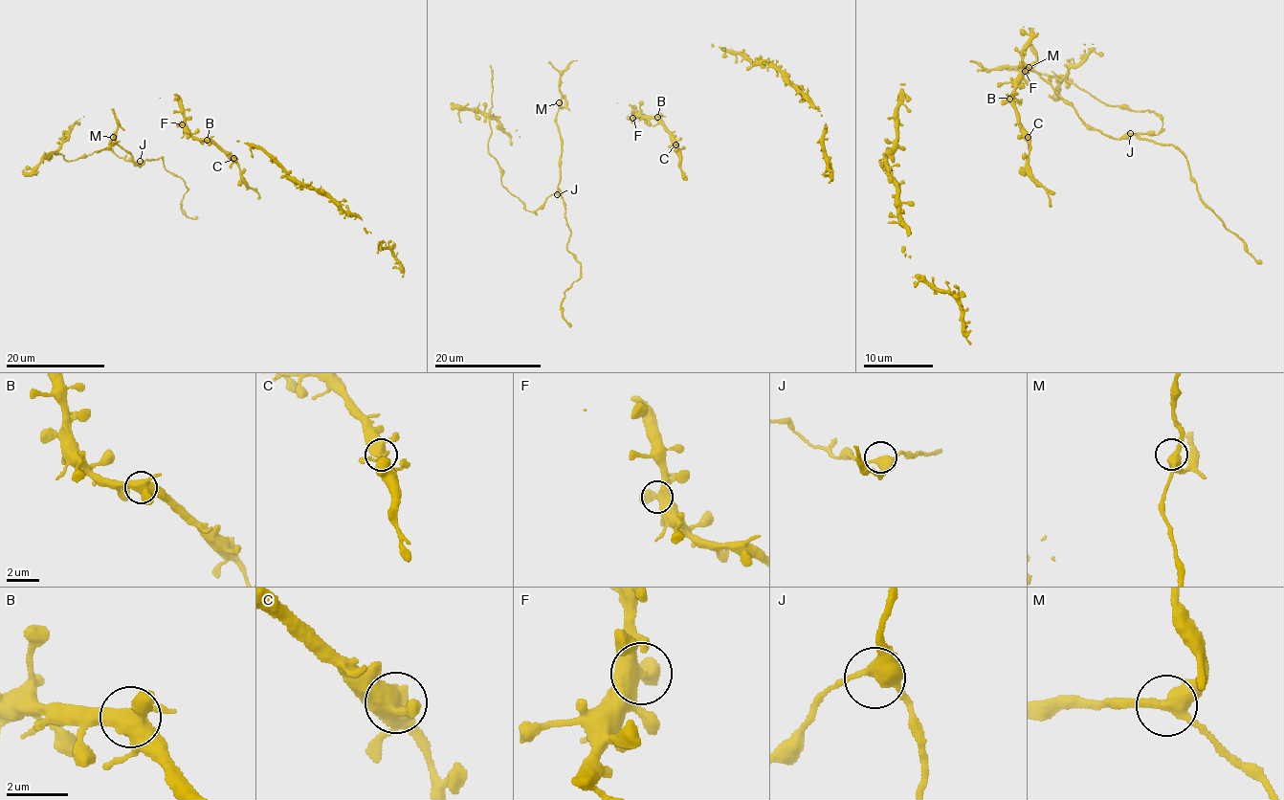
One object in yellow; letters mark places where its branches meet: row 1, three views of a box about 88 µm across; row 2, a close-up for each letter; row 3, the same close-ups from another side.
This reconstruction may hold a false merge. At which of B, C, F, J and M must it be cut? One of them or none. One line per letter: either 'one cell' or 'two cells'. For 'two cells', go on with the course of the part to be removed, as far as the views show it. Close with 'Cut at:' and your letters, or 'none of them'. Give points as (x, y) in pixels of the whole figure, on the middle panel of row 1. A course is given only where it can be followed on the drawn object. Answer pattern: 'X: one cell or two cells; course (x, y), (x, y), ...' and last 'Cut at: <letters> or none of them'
B: one cell
C: one cell
F: one cell
J: one cell
M: one cell
Cut at: none of them

